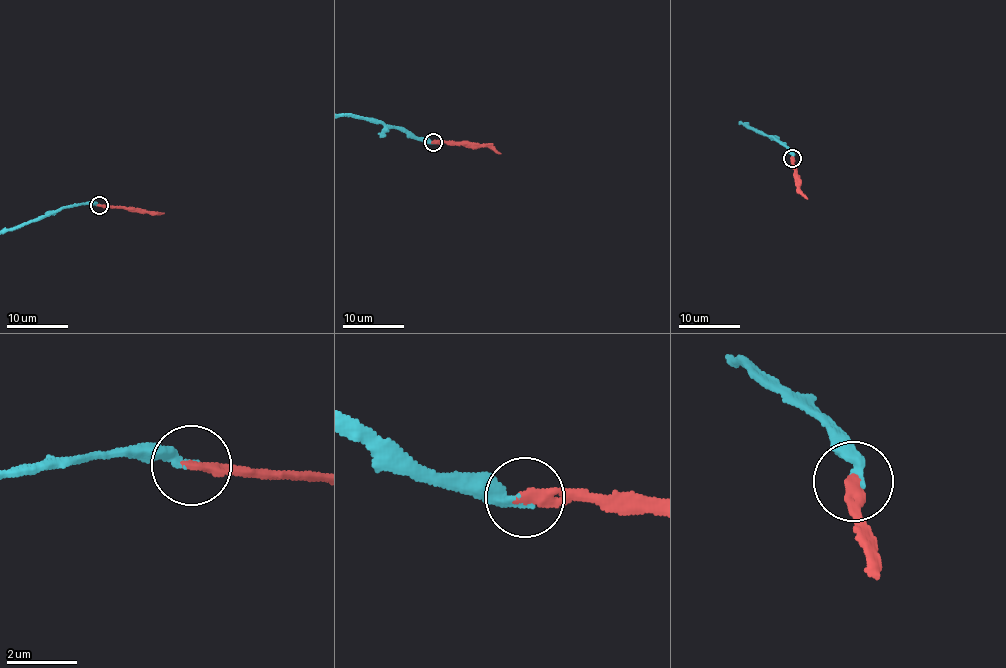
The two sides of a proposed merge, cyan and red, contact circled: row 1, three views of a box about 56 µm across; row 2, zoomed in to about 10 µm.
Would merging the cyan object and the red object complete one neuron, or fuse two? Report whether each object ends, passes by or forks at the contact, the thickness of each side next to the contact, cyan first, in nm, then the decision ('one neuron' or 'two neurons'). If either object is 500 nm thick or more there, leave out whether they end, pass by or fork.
cyan ends there; red ends there; 320 nm thick on the cyan side, 320 nm on the other; one neuron

